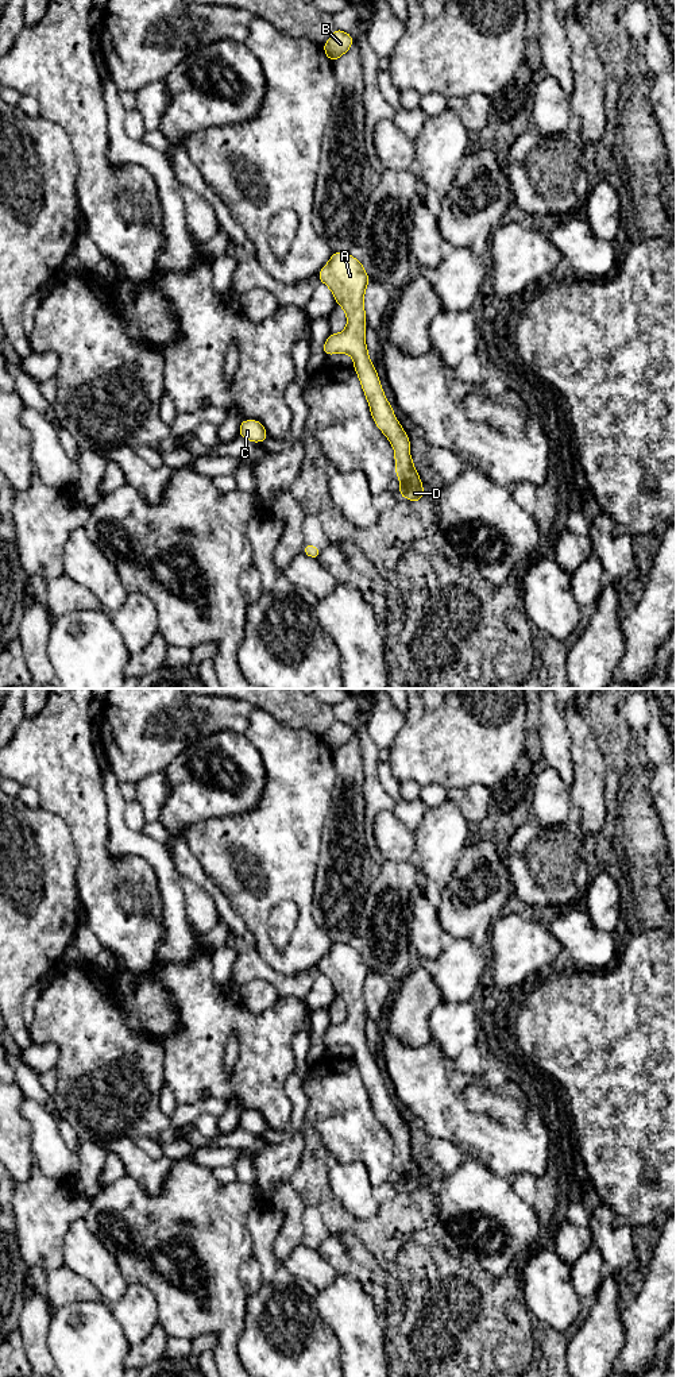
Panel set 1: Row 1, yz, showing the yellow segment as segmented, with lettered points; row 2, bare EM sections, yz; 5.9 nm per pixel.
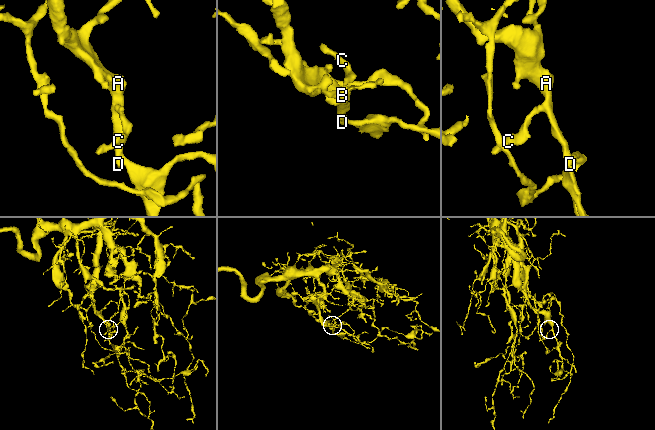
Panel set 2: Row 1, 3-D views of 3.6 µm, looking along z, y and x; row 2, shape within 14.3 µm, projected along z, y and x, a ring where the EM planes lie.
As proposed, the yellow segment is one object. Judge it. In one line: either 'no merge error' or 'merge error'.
no merge error

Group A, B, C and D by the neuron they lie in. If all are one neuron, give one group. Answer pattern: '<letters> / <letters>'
A B C D

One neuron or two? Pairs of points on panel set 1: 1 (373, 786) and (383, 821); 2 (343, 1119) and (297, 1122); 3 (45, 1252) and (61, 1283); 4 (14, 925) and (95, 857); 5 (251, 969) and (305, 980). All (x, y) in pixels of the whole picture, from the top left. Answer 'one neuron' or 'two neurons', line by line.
1: two neurons
2: two neurons
3: two neurons
4: two neurons
5: one neuron

